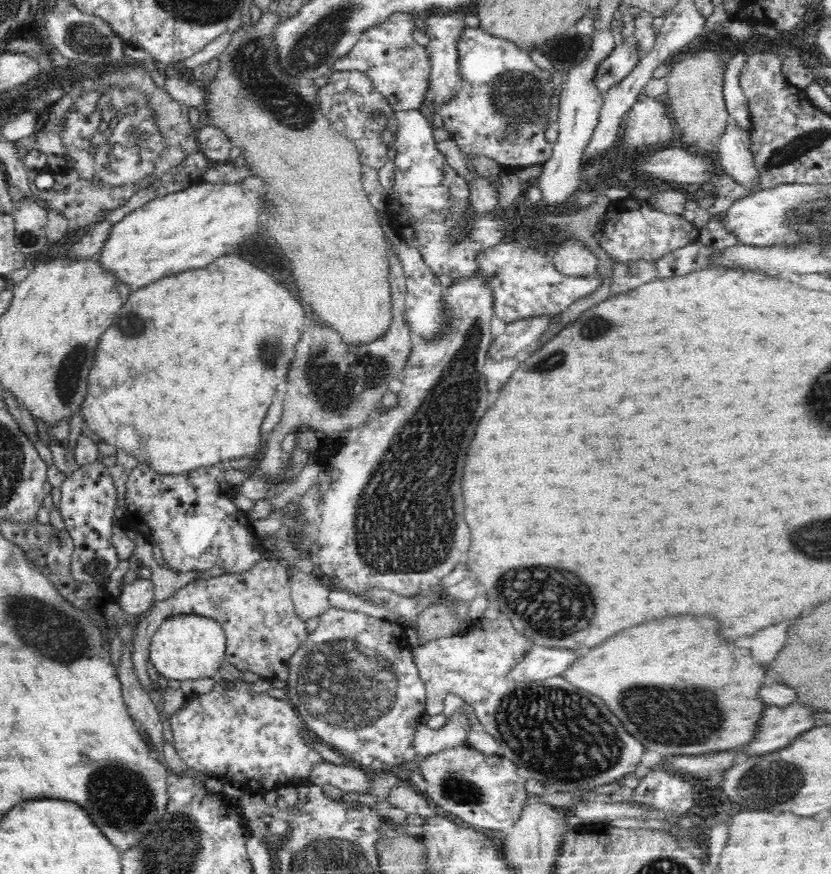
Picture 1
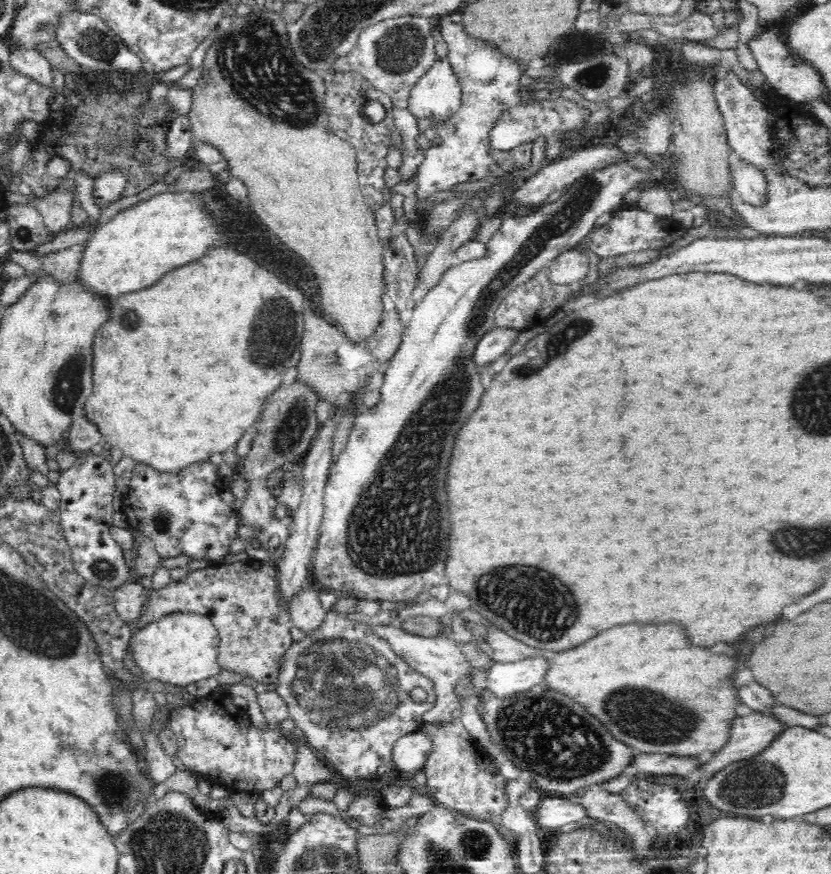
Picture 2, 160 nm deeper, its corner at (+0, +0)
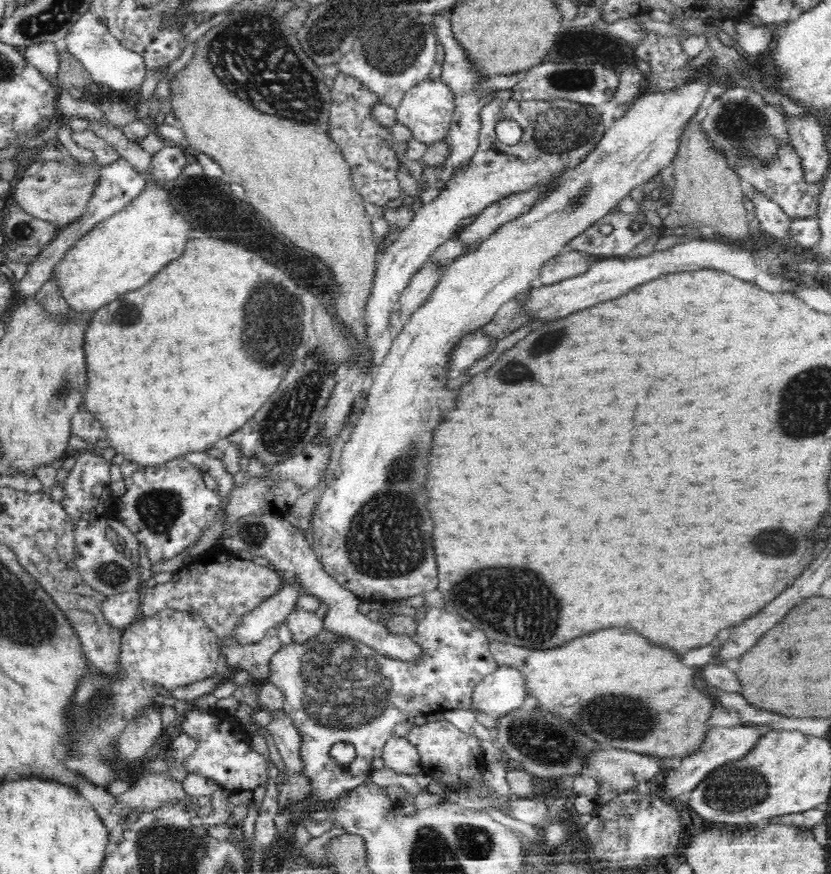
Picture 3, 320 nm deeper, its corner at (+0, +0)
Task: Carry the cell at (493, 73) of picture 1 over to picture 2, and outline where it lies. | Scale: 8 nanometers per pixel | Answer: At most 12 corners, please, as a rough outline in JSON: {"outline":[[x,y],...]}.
{"outline":[[436,20],[461,105],[434,124],[414,193],[428,196],[532,162],[532,141],[490,146],[505,113],[538,102],[527,63]]}

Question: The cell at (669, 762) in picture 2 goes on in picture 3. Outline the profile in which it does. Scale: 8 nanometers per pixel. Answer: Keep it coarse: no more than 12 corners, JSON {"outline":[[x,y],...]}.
{"outline":[[602,750],[588,762],[600,785],[597,812],[644,786],[672,762],[629,750]]}

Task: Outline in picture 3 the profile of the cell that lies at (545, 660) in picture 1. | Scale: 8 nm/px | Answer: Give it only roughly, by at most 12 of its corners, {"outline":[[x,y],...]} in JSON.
{"outline":[[512,666],[487,674],[472,709],[496,713],[524,704],[528,681]]}

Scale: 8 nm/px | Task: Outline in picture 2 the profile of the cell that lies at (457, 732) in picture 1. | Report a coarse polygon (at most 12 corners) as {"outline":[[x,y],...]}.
{"outline":[[409,732],[394,744],[399,772],[422,769],[434,739]]}

